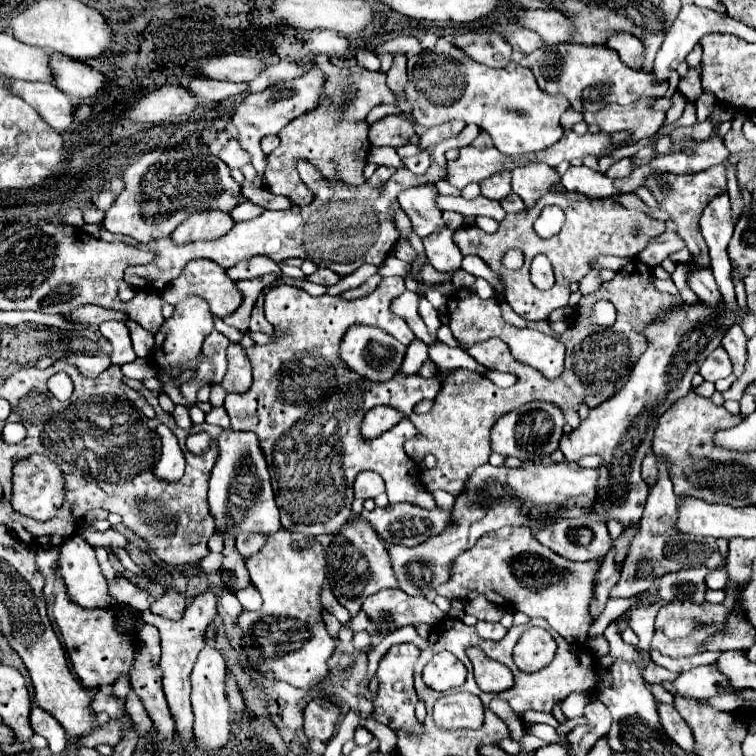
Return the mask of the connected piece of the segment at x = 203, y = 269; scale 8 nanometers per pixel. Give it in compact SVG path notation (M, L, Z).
M212 260L190 262L180 278L176 278L176 282L170 282L162 290L162 298L168 304L176 304L188 294L202 296L210 304L210 312L220 318L232 314L242 302L242 294L240 290L236 290L234 280L228 278L226 270L222 266L216 266L216 262Z

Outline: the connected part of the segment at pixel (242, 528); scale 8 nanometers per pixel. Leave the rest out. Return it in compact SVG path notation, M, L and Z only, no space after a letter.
M224 430L218 440L218 460L210 478L210 512L216 518L216 530L228 532L232 536L248 532L278 532L282 528L278 506L274 502L274 492L270 484L268 464L264 452L258 446L258 438L252 432Z

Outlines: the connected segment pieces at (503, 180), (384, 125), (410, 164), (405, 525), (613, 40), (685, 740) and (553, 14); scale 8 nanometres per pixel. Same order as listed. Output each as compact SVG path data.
M502 170L502 172L496 172L492 176L488 176L482 184L482 196L490 198L490 200L502 200L510 194L510 174L508 170Z
M384 116L376 124L370 126L370 144L372 146L406 146L412 140L412 134L416 134L414 124L408 122L408 118L400 116Z
M422 150L418 156L412 156L412 158L406 158L404 160L404 166L414 172L414 174L424 174L428 168L430 168L430 152L428 150Z
M390 504L386 508L374 508L372 512L362 510L362 518L372 524L372 528L378 532L378 536L388 544L404 544L404 546L416 546L420 542L426 542L428 538L434 538L436 534L442 534L452 520L452 510L432 508L424 510L416 504Z
M612 32L608 36L606 46L616 50L626 66L630 66L632 70L640 70L642 60L644 60L644 46L636 36L628 32Z
M658 704L658 714L660 714L660 722L662 722L662 728L668 734L668 738L672 738L682 750L692 752L694 750L692 730L682 720L678 710L674 706L668 706L668 704Z
M522 10L516 22L540 34L544 44L568 42L568 36L572 32L570 20L556 10Z

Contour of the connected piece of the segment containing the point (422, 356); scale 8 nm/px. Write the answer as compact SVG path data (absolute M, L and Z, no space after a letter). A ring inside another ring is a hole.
M414 340L408 346L408 352L402 364L402 374L416 374L426 360L428 360L428 346L422 340Z

